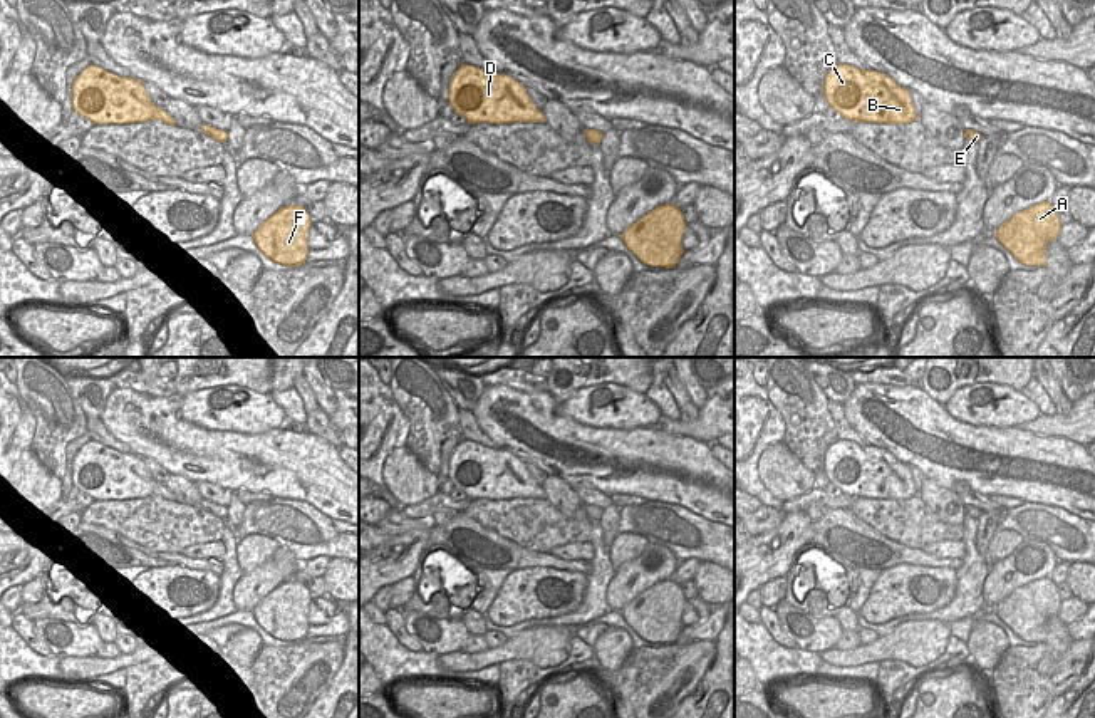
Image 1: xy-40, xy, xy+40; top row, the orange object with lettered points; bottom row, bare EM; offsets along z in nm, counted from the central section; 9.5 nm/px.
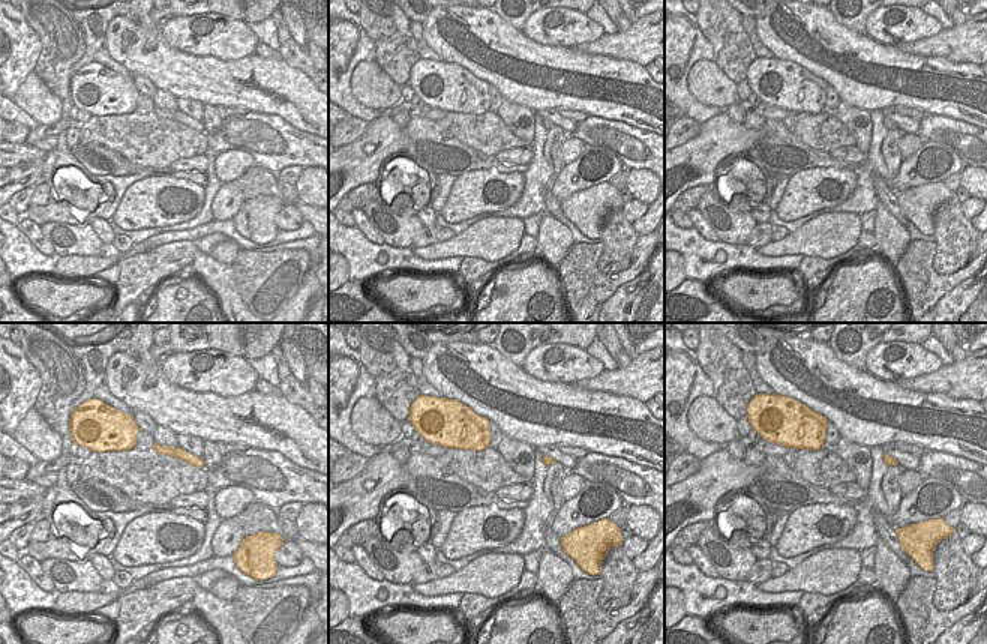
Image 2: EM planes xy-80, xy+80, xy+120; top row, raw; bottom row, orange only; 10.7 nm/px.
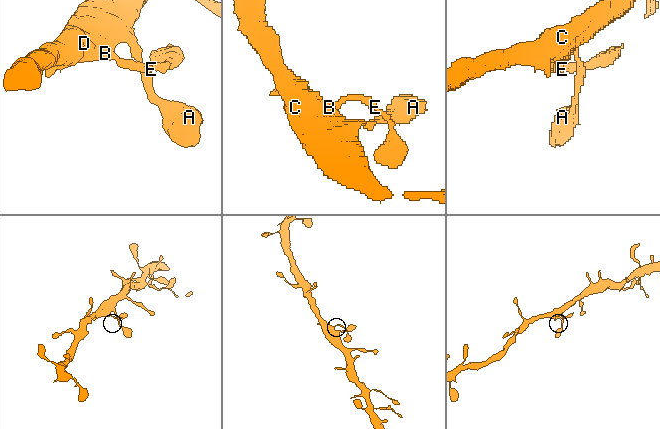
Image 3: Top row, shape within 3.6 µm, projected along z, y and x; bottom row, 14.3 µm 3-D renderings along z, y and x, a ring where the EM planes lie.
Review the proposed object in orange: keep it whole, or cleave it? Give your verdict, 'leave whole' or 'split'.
leave whole

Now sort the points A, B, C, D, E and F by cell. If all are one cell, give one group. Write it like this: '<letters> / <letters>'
A B C D E F

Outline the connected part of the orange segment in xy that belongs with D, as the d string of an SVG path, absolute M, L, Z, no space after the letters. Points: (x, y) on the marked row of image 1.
M461 64L454 72L448 102L470 124L545 122L525 86L506 74L486 72L468 64Z

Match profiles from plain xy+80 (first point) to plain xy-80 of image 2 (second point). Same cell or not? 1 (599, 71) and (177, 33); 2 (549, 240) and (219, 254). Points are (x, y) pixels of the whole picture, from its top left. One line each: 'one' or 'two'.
1: two
2: one

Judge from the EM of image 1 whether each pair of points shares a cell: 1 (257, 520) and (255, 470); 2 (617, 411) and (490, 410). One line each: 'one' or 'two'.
1: two
2: two

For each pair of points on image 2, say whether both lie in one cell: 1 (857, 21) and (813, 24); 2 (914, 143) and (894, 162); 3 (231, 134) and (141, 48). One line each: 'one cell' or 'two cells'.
1: two cells
2: two cells
3: two cells

